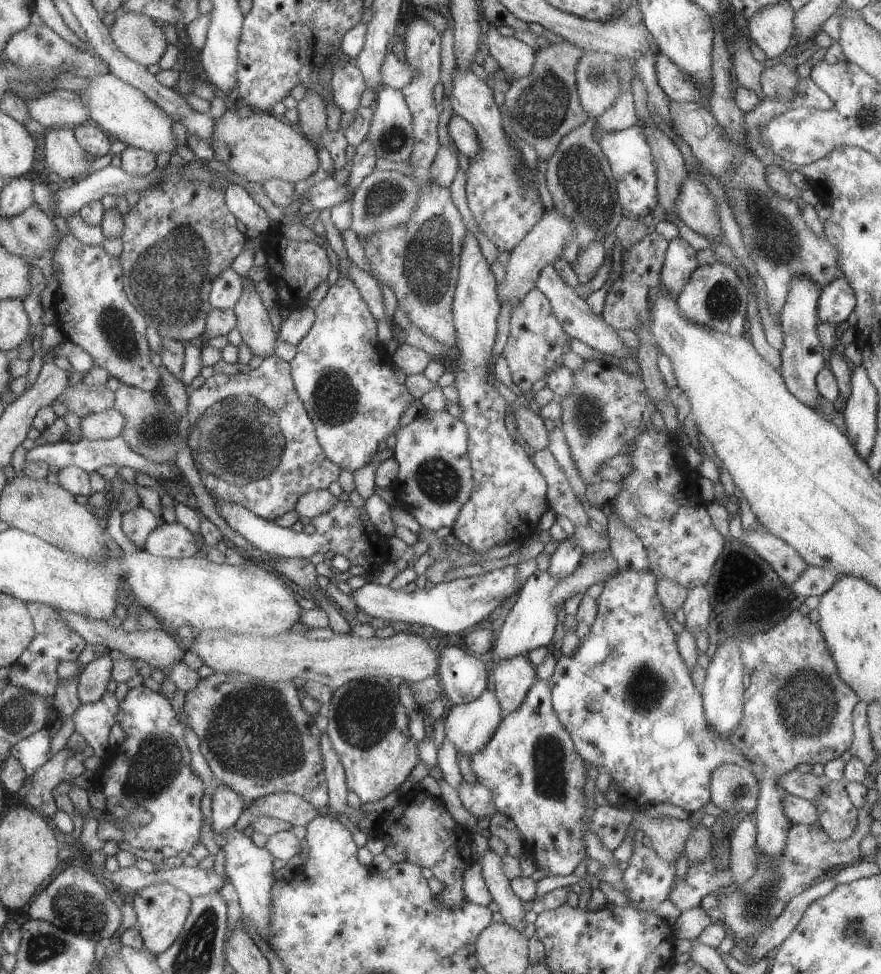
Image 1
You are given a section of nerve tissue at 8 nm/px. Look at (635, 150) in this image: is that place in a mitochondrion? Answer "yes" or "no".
no

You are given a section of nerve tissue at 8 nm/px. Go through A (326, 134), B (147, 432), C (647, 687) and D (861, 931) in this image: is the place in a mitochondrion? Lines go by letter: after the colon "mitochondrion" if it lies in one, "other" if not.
A: other
B: mitochondrion
C: mitochondrion
D: mitochondrion

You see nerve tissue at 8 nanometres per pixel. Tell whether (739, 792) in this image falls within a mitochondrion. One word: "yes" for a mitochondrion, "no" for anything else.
yes

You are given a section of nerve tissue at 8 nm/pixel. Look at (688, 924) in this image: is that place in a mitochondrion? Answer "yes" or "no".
no

